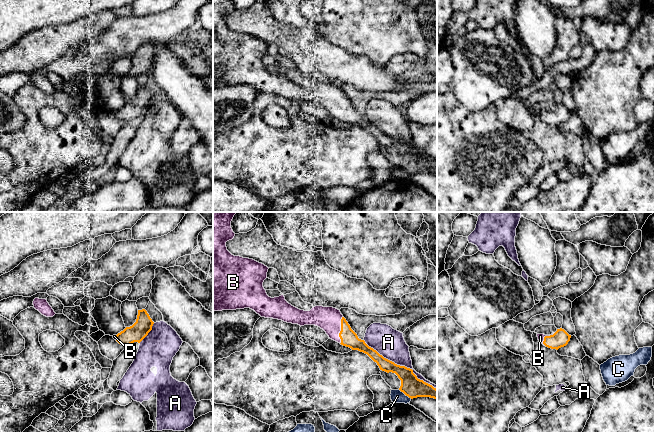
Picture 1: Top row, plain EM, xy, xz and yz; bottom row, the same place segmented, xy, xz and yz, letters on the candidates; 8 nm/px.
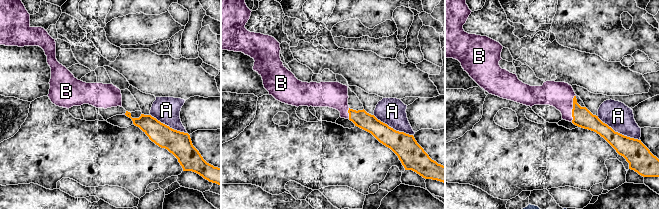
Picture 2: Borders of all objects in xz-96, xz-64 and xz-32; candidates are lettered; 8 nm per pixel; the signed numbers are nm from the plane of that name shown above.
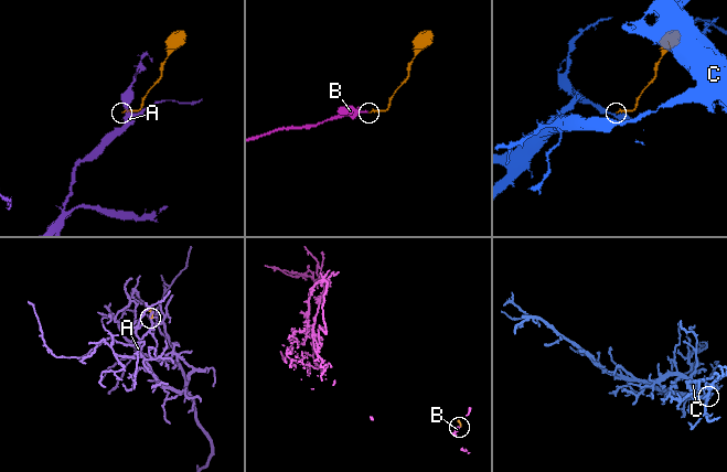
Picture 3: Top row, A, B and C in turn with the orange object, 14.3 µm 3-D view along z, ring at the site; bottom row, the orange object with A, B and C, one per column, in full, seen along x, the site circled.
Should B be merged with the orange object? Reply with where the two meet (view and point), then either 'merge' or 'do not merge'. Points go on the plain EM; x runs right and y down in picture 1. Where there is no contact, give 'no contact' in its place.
meets orange in xz at (341, 106); merge

